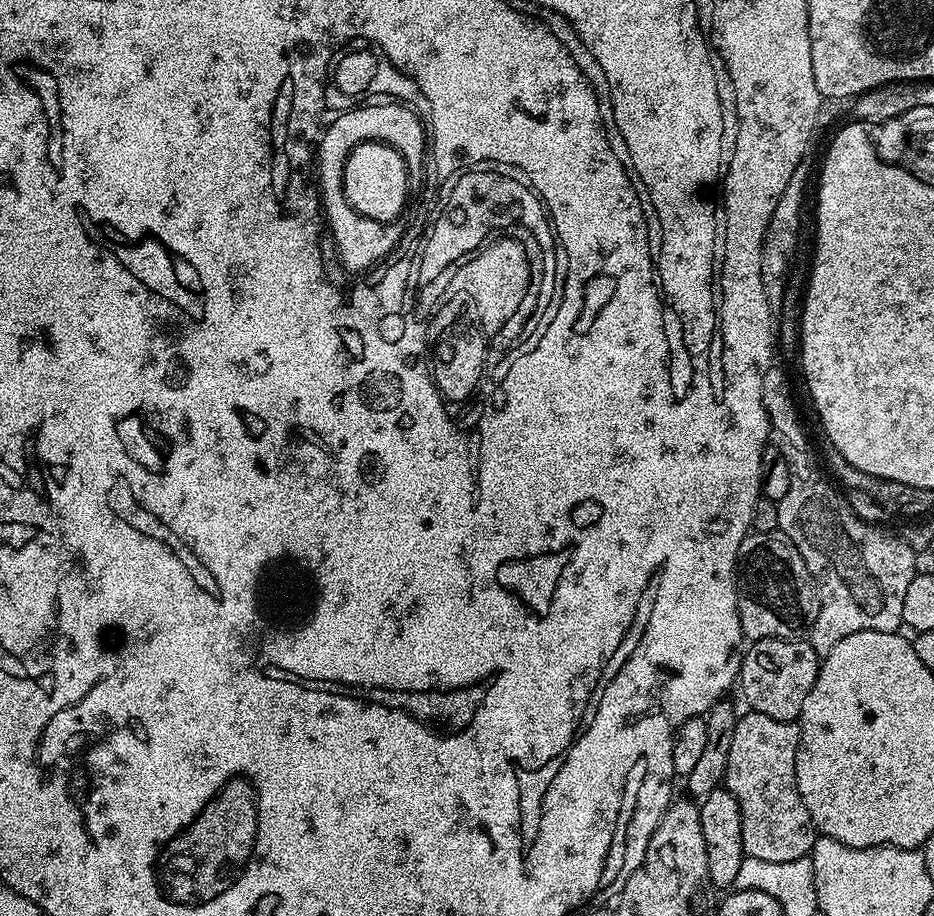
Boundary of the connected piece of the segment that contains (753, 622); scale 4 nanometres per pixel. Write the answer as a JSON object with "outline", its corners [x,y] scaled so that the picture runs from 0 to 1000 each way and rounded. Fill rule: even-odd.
{"outline":[[[834,579],[830,581],[802,580],[797,586],[794,596],[790,596],[788,606],[788,660],[792,671],[792,689],[802,700],[820,697],[837,697],[838,699],[855,699],[870,689],[874,672],[880,667],[876,658],[876,643],[869,628],[863,622],[863,614],[859,614],[859,605]]]}

